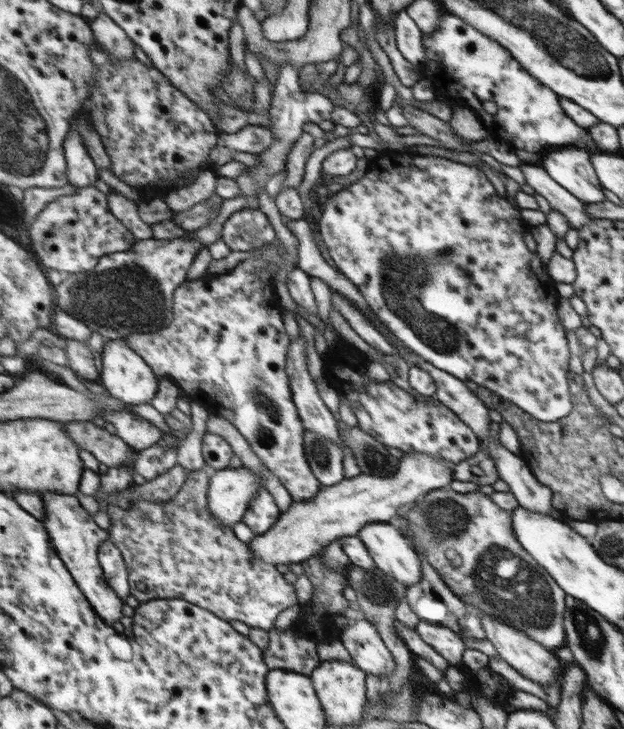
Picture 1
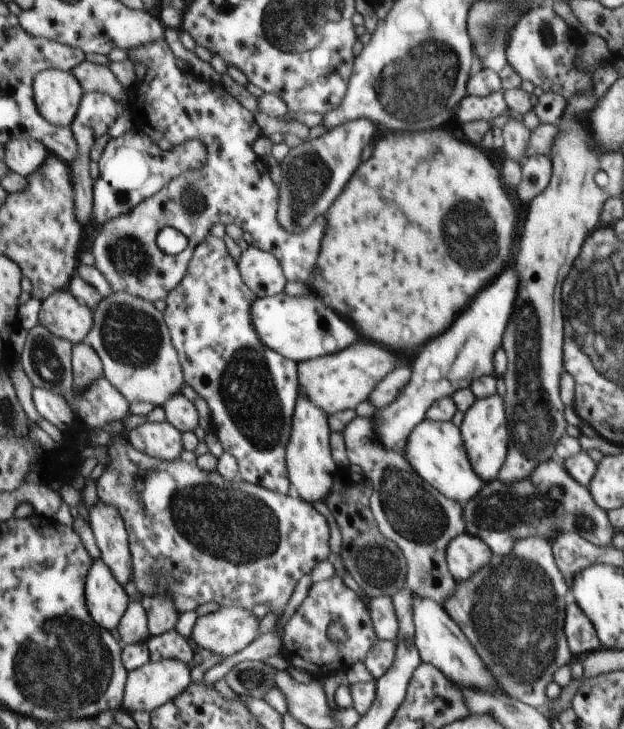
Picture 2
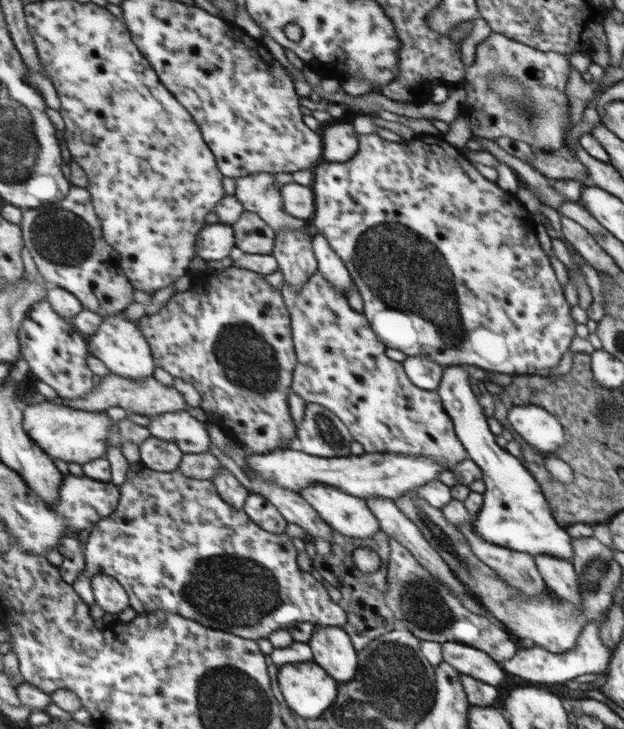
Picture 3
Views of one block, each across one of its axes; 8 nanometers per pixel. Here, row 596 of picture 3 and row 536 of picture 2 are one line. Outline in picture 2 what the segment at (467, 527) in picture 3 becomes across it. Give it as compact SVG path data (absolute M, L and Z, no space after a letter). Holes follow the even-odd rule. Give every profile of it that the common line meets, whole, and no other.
M527 536L522 540L515 540L507 554L492 555L489 564L480 571L473 572L469 579L457 580L453 594L443 602L444 611L468 638L469 644L472 644L477 656L480 656L485 668L501 686L501 690L507 696L537 710L544 710L547 707L548 698L545 695L545 687L553 681L553 673L561 666L570 665L574 660L563 638L563 614L565 614L563 596L567 588L556 562L553 562L554 556L551 556L551 552L549 542L545 542L542 537Z

